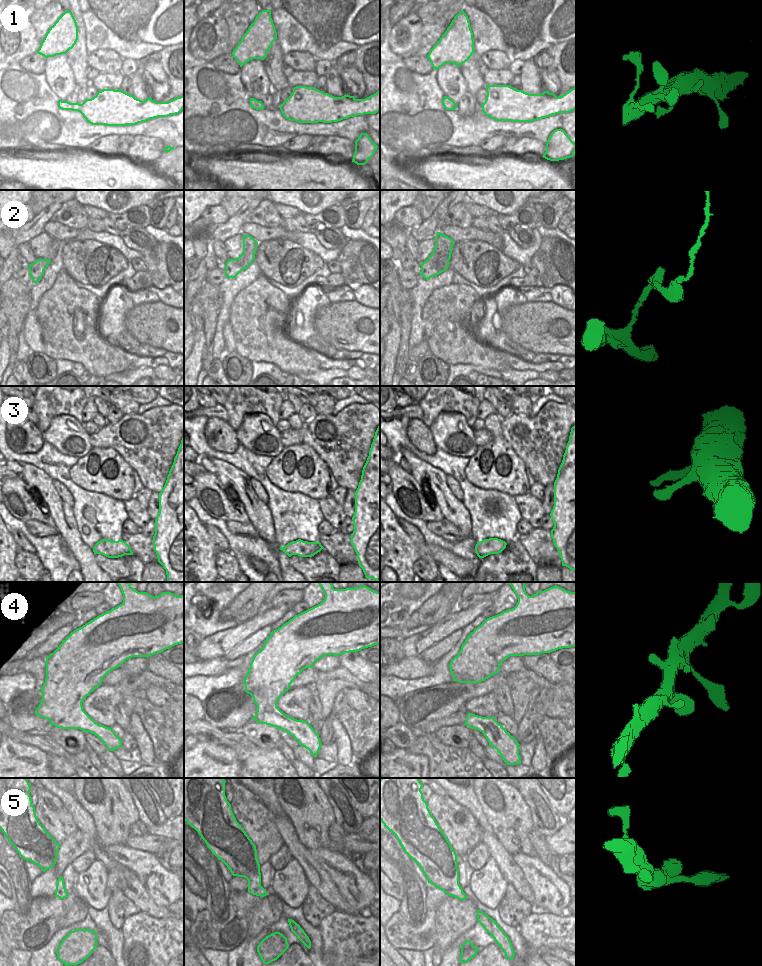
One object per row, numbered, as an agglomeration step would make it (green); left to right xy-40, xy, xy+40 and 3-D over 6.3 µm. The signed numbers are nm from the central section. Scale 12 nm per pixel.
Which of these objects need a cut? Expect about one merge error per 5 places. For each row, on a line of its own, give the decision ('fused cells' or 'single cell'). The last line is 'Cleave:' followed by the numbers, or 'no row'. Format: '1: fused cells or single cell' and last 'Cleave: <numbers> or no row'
1: single cell
2: fused cells
3: single cell
4: single cell
5: single cell
Cleave: 2

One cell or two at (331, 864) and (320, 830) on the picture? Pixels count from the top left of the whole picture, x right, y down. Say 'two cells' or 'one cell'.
two cells

